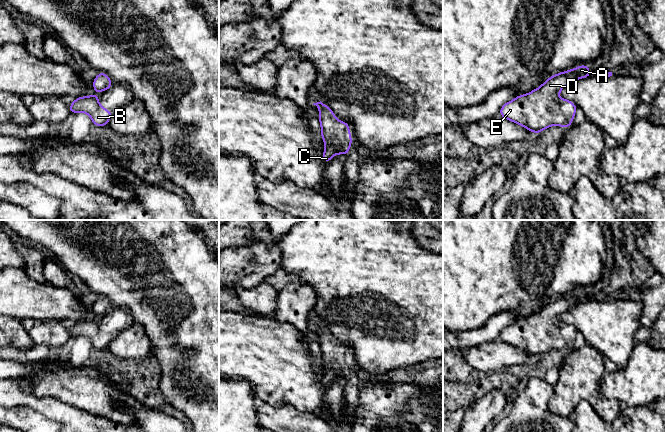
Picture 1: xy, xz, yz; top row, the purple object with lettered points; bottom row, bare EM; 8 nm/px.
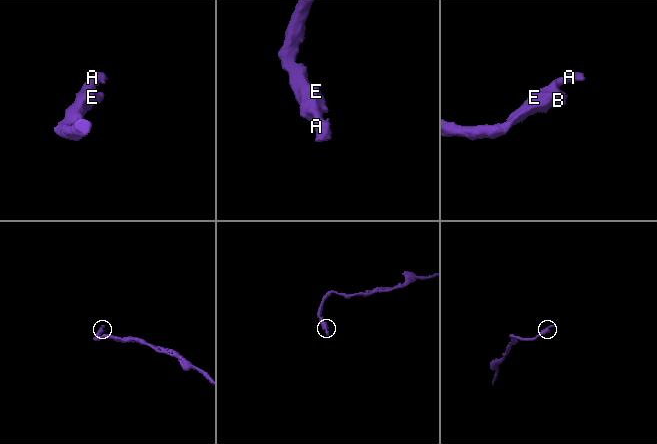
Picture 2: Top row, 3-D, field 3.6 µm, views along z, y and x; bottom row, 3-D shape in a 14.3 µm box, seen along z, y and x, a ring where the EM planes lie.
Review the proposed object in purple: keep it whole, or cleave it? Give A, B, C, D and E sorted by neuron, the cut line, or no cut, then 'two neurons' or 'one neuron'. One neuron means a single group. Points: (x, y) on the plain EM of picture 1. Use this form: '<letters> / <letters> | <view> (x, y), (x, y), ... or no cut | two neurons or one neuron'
A B C D E | no cut | one neuron

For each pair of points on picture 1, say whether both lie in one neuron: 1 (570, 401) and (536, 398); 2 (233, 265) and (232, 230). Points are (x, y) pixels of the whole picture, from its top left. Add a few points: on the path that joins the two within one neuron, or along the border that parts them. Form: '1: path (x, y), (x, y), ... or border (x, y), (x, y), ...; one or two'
1: border (553, 387), (549, 408), (553, 412), (566, 417); two
2: border (249, 243), (229, 249); two

